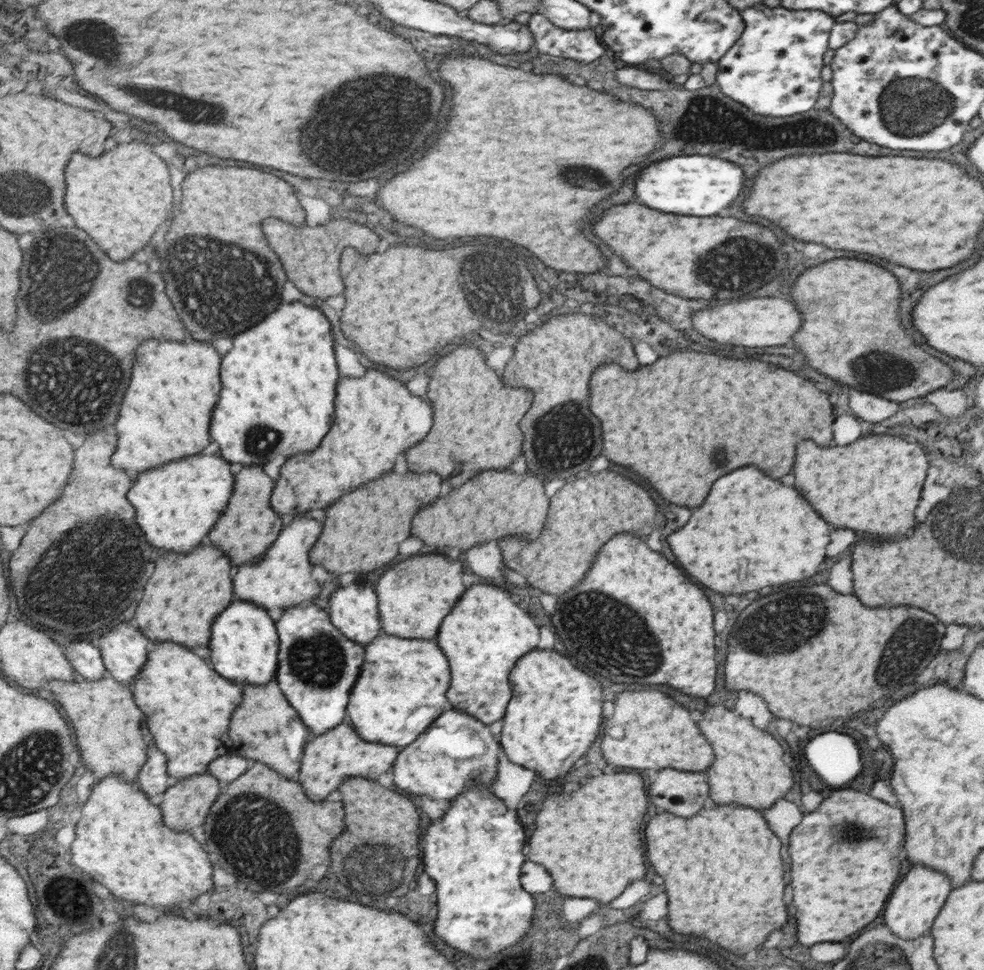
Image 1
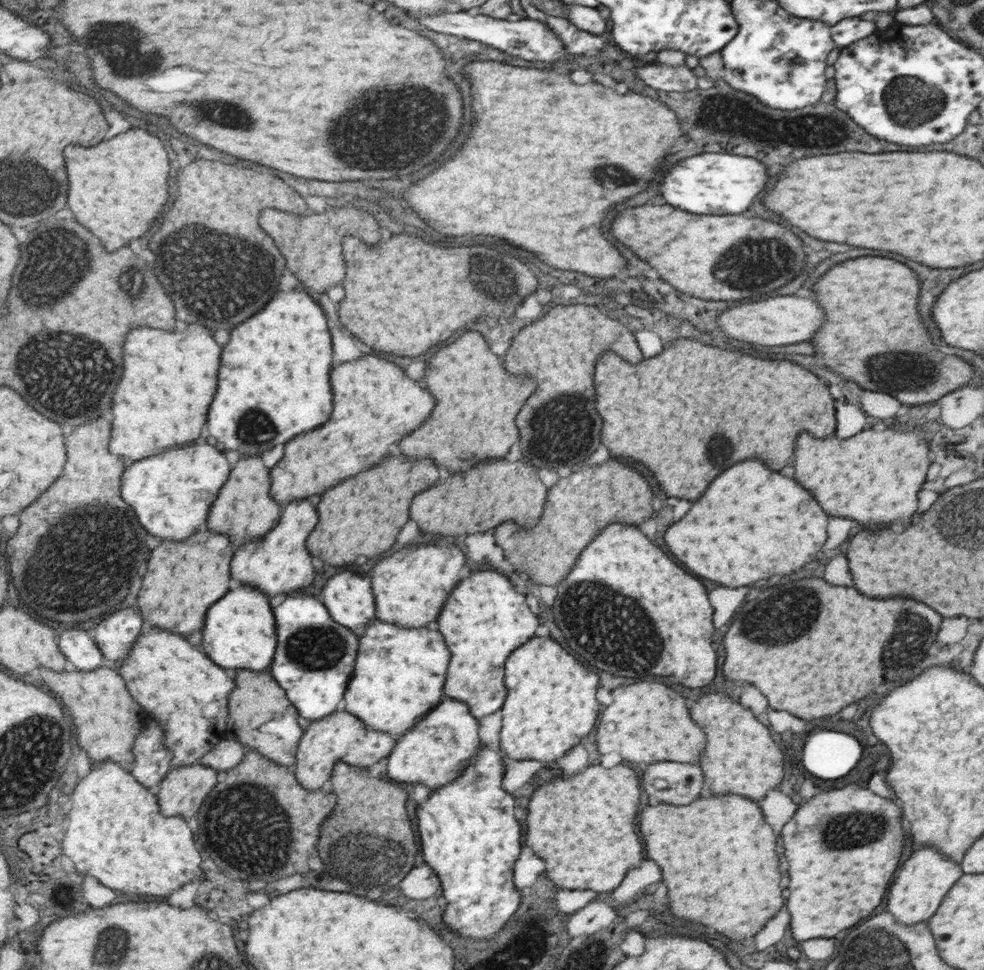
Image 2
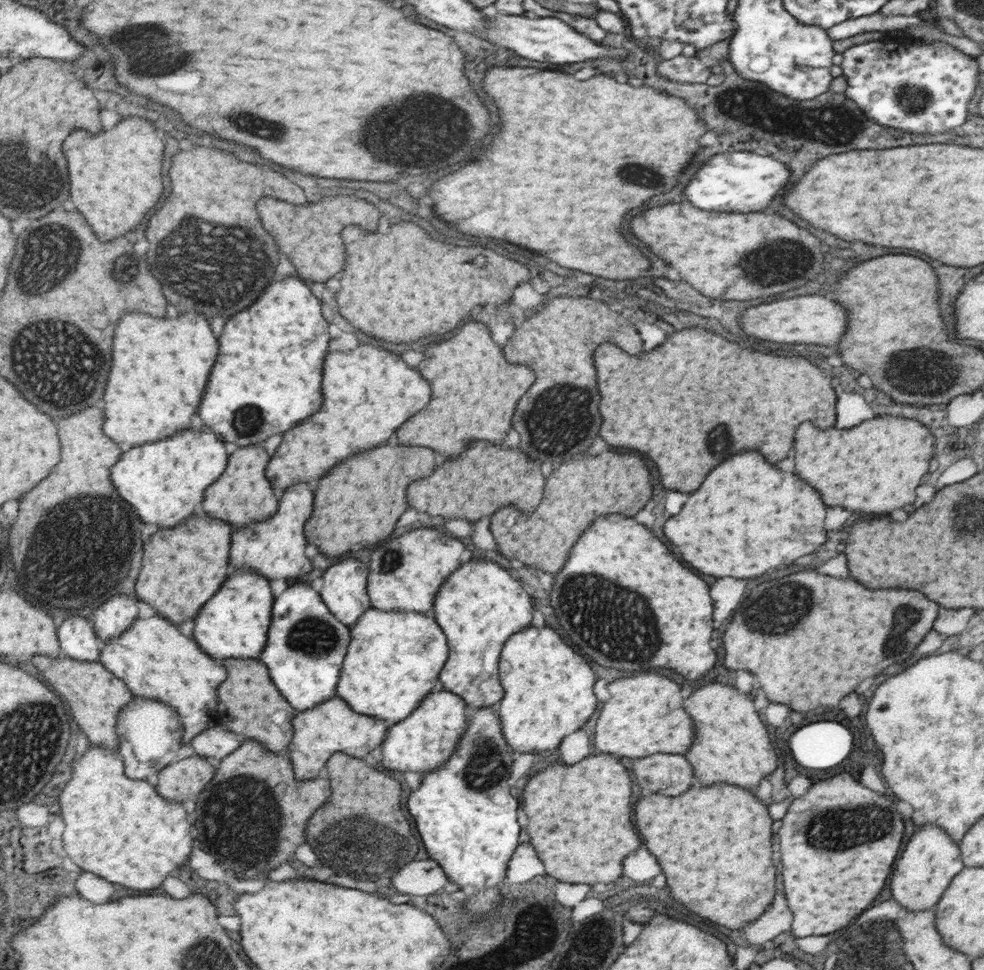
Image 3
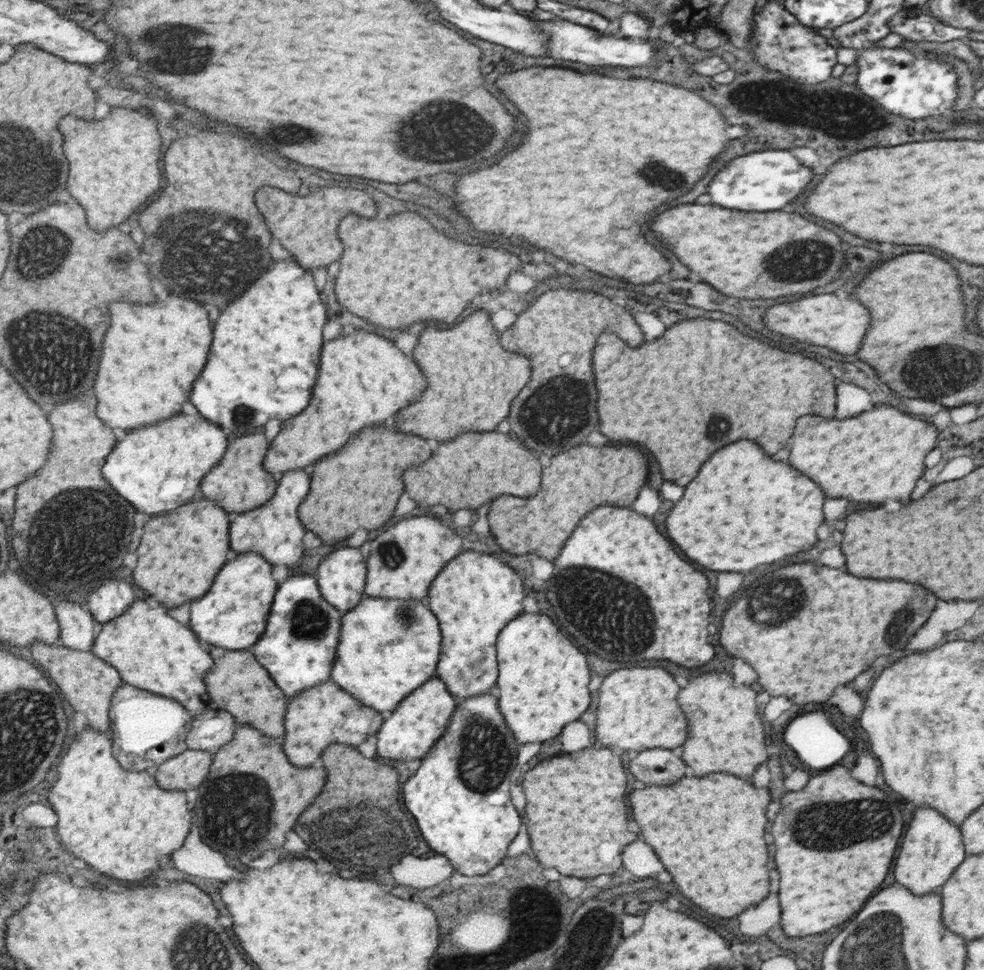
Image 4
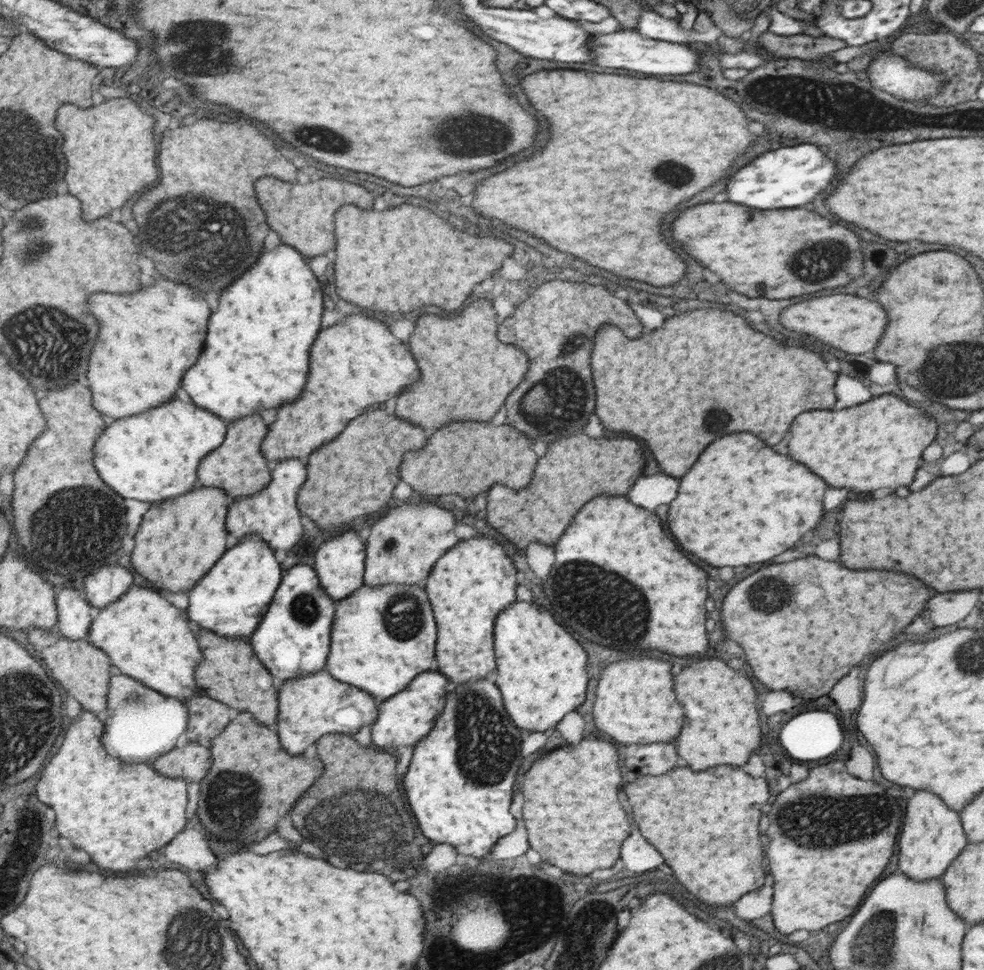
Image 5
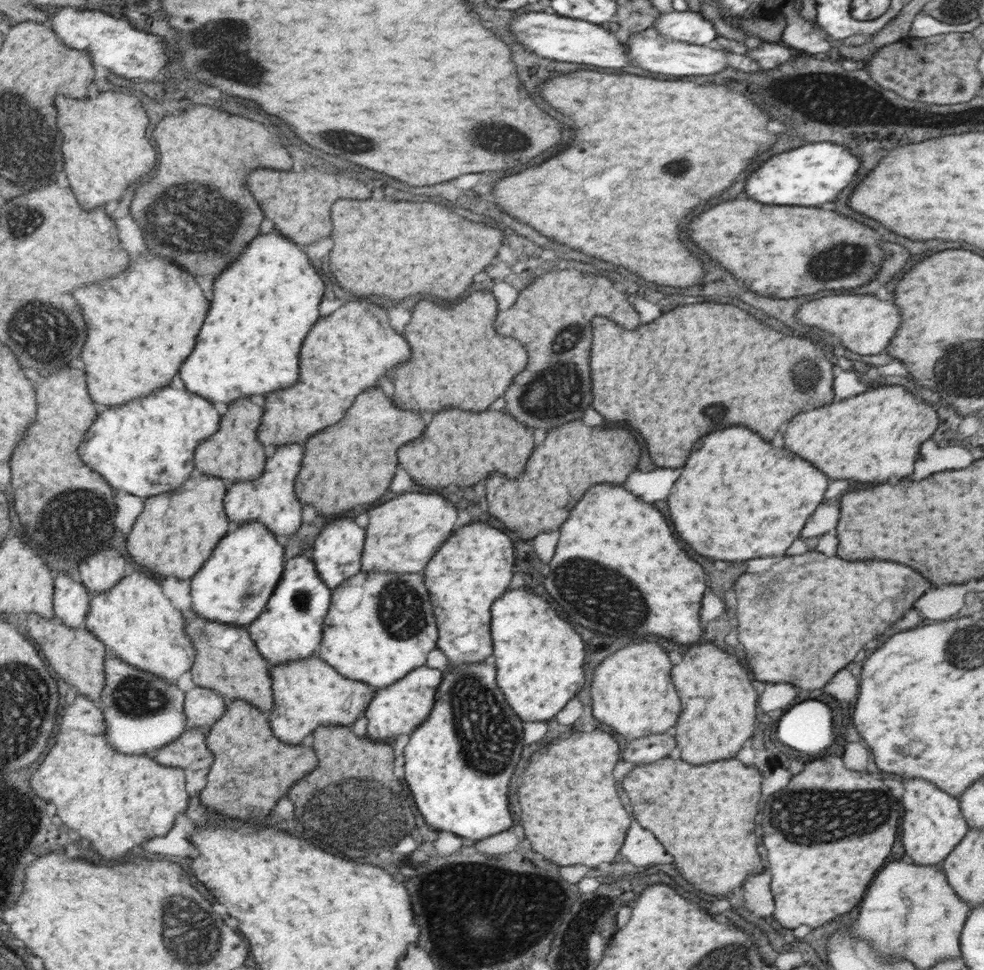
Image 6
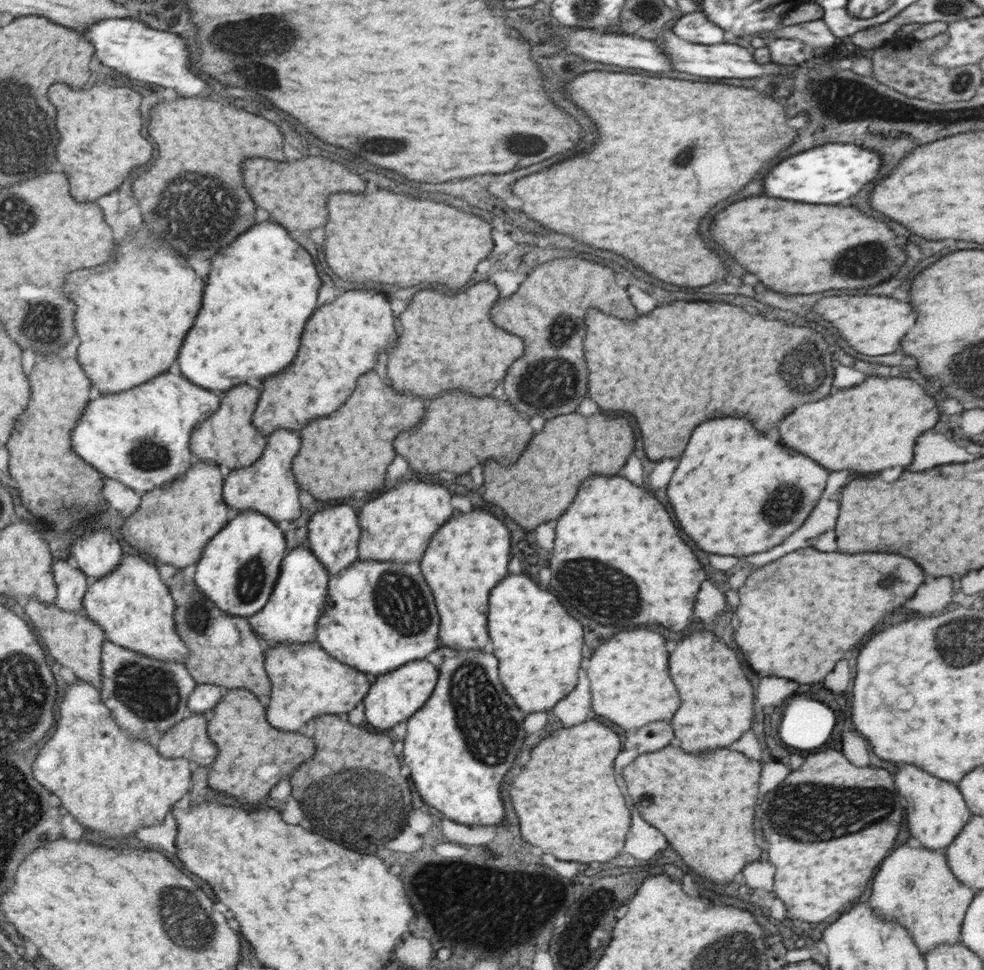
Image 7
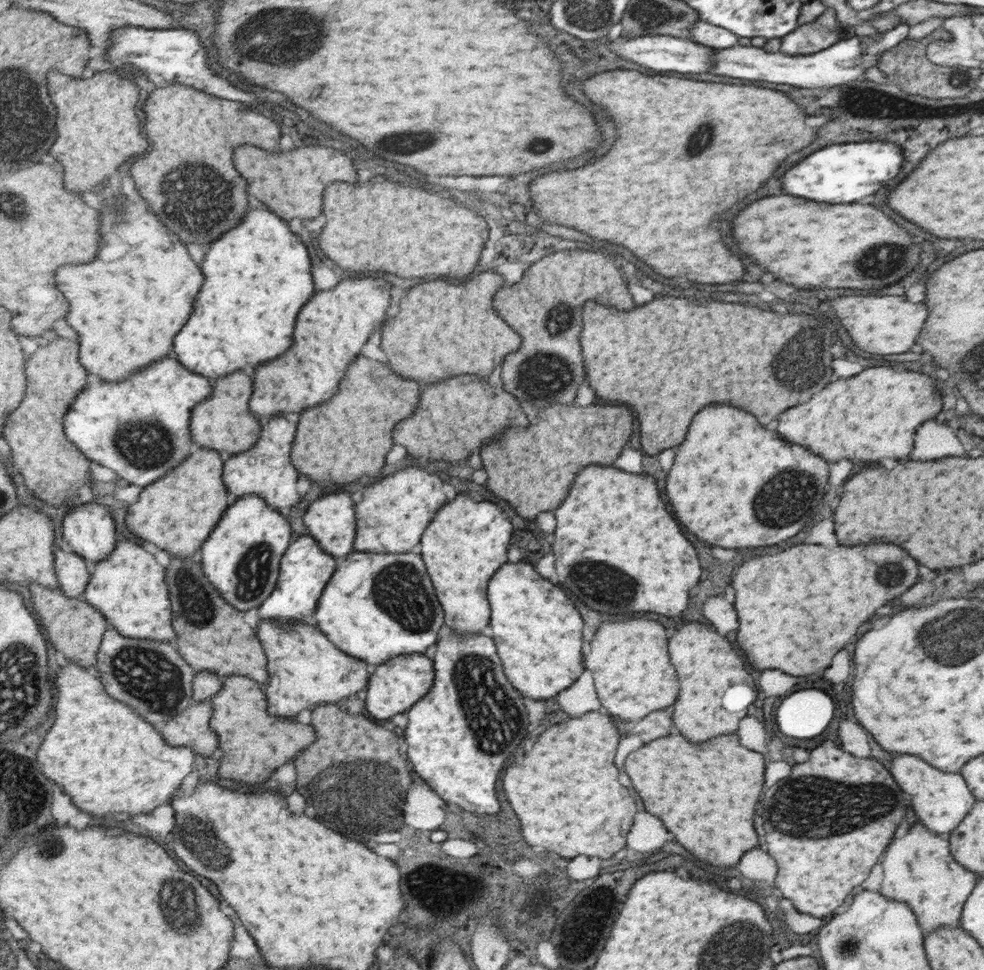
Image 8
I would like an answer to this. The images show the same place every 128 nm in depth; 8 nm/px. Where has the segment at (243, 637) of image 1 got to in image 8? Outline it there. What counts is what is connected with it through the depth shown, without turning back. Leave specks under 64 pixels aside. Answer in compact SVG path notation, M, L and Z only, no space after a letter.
M250 494L238 498L226 511L218 532L206 542L206 574L236 608L244 612L260 608L277 591L283 559L296 540L292 530L290 520L284 518L280 510L272 508L264 496Z

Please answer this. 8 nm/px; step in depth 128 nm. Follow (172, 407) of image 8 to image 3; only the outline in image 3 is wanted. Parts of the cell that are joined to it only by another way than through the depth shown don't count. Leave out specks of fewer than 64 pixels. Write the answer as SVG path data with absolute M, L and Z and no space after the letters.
M202 430L179 431L177 435L133 448L113 469L113 482L122 496L138 509L148 524L182 524L196 514L196 506L228 470L230 450L218 434Z

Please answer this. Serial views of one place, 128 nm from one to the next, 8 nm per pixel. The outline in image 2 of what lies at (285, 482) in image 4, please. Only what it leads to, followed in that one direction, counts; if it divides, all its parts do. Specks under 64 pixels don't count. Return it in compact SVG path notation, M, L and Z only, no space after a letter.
M298 500L285 506L281 524L263 536L260 542L246 544L234 558L234 576L242 584L258 584L272 598L278 594L296 595L316 582L314 556L308 550L308 538L316 530L320 514L310 500Z

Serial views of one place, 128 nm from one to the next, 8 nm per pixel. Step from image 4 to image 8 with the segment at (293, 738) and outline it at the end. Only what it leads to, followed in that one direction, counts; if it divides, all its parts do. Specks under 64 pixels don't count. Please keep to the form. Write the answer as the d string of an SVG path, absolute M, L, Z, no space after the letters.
M264 618L257 630L269 655L271 680L266 693L269 699L269 711L273 716L298 718L298 714L302 714L304 710L313 711L321 704L338 704L350 696L356 696L369 684L371 675L366 669L367 662L338 648L335 641L330 640L330 637L318 627L315 621L285 622L285 620Z

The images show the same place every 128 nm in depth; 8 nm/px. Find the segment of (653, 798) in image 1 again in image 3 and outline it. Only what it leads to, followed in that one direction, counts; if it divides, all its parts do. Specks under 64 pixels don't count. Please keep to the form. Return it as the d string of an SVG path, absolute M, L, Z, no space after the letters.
M657 752L635 759L634 776L641 788L664 796L684 794L697 782L693 766L684 755Z

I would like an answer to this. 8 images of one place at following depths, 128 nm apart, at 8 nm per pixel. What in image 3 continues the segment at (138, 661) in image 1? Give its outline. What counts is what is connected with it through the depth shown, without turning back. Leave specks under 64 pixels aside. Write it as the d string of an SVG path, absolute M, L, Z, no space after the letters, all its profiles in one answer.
M114 596L92 616L101 639L111 642L128 632L140 618L138 600L132 596Z

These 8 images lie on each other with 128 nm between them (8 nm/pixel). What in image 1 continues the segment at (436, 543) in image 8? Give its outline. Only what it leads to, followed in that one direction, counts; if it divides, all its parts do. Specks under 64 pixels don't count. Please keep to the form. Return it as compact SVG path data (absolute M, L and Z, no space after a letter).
M485 580L481 582L470 586L462 598L462 604L446 616L438 644L440 648L446 648L452 670L448 702L453 708L492 724L504 718L510 702L510 670L524 654L538 646L541 634L528 612L520 610L520 606L510 600L510 594L504 592L500 585Z

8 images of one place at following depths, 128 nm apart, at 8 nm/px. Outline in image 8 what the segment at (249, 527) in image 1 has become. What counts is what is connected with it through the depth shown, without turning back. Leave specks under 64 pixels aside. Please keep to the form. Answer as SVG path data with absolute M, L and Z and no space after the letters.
M244 370L228 378L216 380L214 396L198 404L193 412L193 439L201 448L218 449L231 457L248 452L257 446L262 438L264 423L253 412L252 400L255 393L255 379Z

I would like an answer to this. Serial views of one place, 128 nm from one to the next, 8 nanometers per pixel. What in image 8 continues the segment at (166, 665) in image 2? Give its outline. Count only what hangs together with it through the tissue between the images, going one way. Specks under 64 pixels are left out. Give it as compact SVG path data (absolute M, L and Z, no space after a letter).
M119 539L118 548L110 555L110 558L93 565L93 578L89 584L84 599L88 600L94 607L100 608L105 613L109 623L118 629L124 636L130 638L149 638L150 640L161 640L177 644L179 634L174 626L174 607L172 594L166 584L166 568L158 562L158 558L146 550L142 544L132 540Z

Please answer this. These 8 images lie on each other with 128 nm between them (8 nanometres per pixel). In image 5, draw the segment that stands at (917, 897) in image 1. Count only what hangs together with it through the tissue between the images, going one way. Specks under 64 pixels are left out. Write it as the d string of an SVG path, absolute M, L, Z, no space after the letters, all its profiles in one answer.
M928 789L924 792L916 790L916 794L908 800L906 824L902 832L902 840L898 840L898 870L908 873L914 880L941 878L968 843L961 815L950 809L944 800L940 800L936 793L932 794Z

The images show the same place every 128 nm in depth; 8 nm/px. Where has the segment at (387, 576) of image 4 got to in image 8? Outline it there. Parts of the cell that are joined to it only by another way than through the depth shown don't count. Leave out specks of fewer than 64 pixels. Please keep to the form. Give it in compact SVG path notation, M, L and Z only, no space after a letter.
M406 468L380 482L366 486L362 502L358 504L358 536L356 550L360 552L410 552L432 522L436 512L444 506L444 482L420 468Z

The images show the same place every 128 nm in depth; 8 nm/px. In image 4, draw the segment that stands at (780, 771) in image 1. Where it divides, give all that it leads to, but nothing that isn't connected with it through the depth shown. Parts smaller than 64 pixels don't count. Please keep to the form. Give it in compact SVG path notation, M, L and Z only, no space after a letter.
M710 672L692 678L688 686L682 688L678 700L682 700L682 708L686 708L686 716L690 716L690 740L680 747L680 756L695 776L726 772L750 778L758 766L768 760L754 690L744 686L736 688L732 676Z

